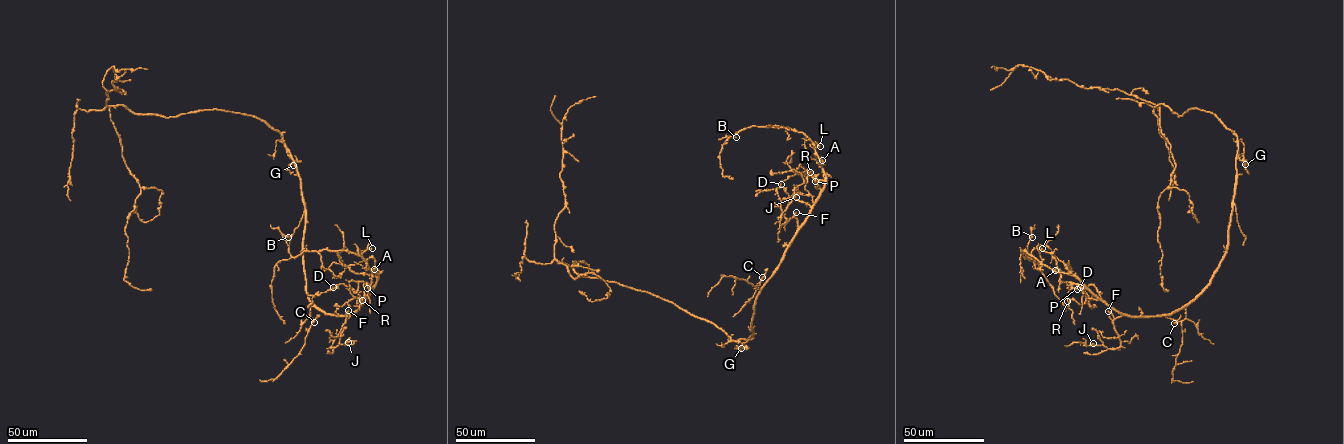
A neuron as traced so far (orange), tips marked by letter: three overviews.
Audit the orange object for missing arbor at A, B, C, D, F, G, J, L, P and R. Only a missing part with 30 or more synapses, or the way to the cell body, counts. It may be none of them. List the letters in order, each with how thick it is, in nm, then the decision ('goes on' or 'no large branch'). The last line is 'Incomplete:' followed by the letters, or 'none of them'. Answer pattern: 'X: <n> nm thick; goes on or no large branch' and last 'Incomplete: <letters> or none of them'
A: 130 nm thick; no large branch
B: 120 nm thick; no large branch
C: 160 nm thick; no large branch
D: 120 nm thick; no large branch
F: 130 nm thick; no large branch
G: 130 nm thick; no large branch
J: 150 nm thick; no large branch
L: 280 nm thick; no large branch
P: 140 nm thick; no large branch
R: 150 nm thick; no large branch
Incomplete: none of them

